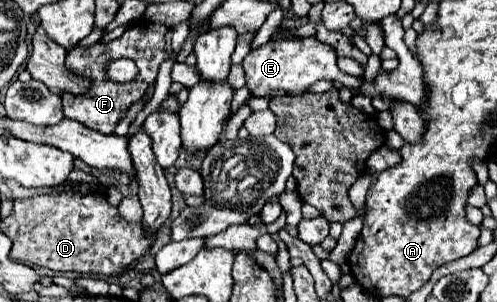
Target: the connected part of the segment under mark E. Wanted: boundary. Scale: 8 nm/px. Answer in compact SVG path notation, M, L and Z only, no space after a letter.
M304 37L304 39L290 39L290 41L268 41L266 45L250 51L244 61L244 75L246 75L246 89L254 97L268 97L272 91L286 91L288 95L302 95L308 91L310 85L316 81L338 81L346 87L354 85L358 81L356 77L346 75L336 65L336 53L330 45L320 43L316 37Z

